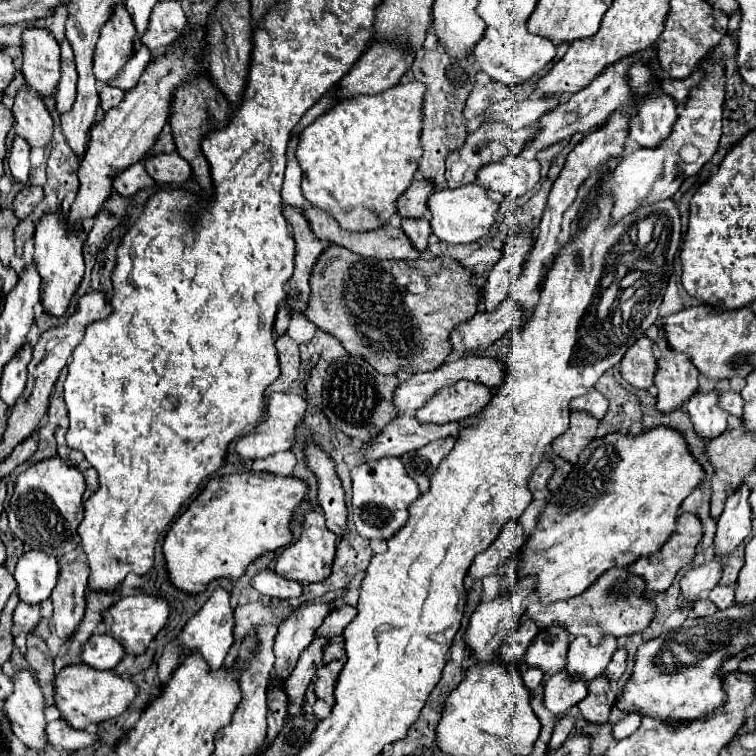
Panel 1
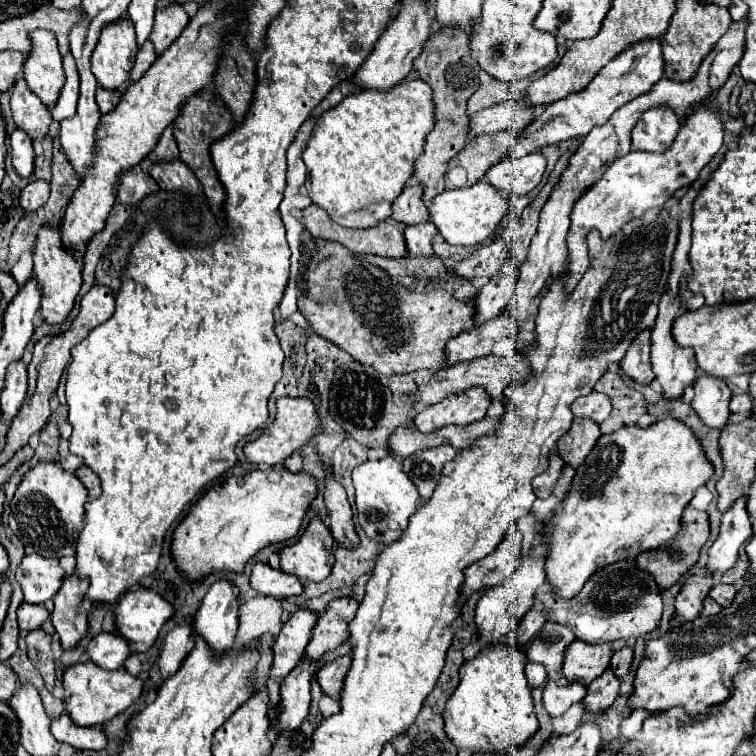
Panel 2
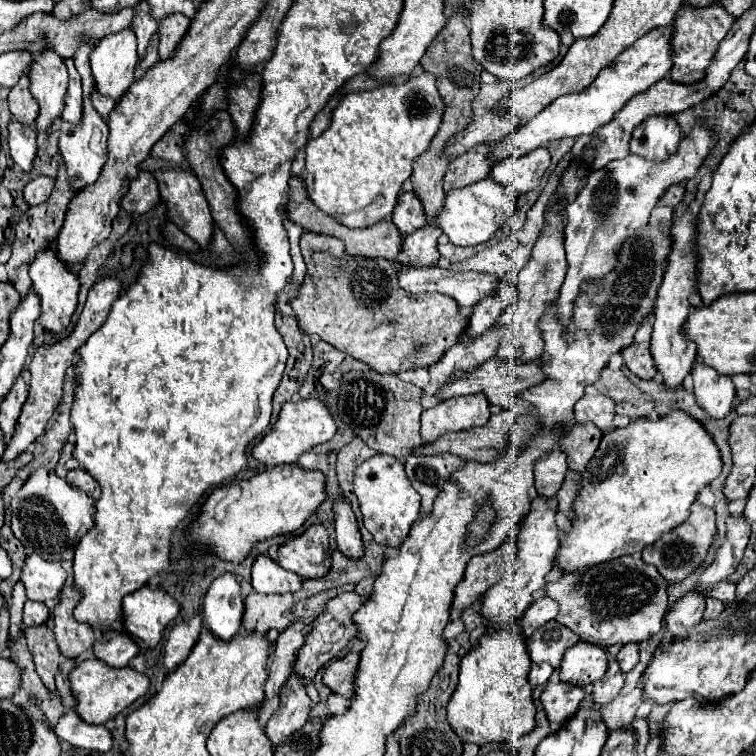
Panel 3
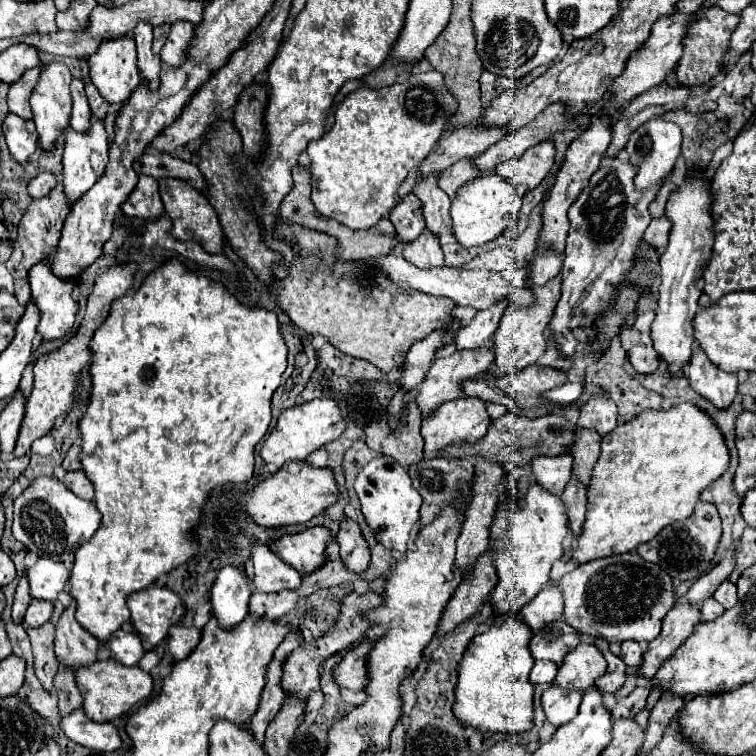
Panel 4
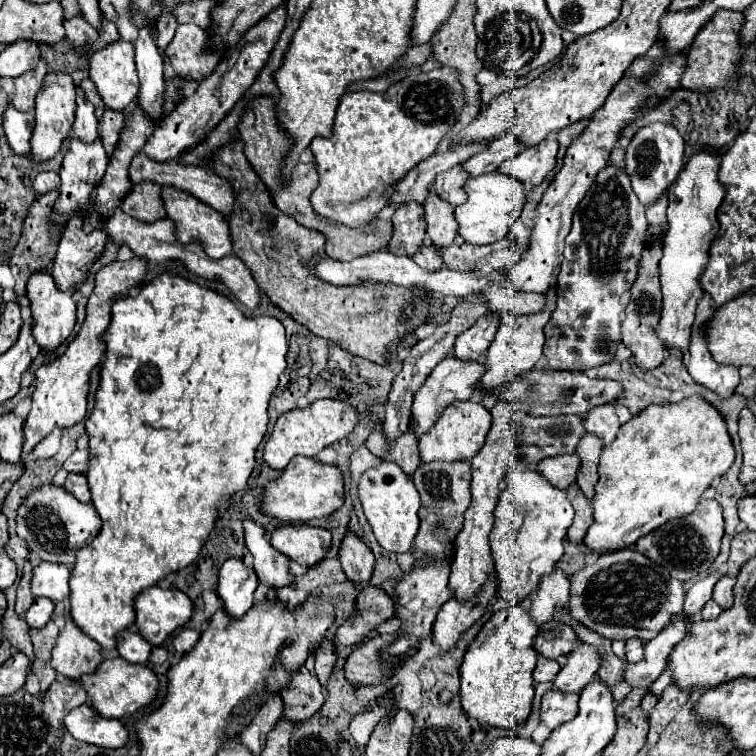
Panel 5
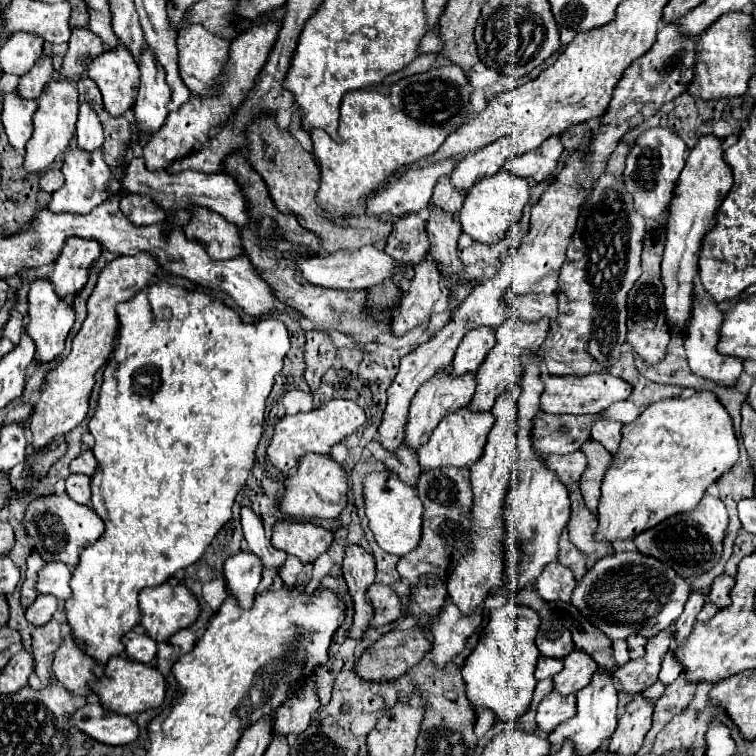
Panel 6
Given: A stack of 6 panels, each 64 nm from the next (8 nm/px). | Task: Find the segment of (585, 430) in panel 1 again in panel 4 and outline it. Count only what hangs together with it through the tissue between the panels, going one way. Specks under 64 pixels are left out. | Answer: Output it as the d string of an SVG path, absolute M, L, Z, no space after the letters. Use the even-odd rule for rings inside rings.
M578 428L576 430L576 444L570 448L570 454L574 456L574 476L588 488L590 476L594 472L594 464L600 456L600 442L602 438L598 432L592 432L592 428Z

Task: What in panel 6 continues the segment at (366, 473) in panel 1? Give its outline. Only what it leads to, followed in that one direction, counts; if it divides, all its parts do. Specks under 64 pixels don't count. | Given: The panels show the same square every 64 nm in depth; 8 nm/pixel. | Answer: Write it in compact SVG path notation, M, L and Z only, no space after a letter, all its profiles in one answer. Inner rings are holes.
M374 472L364 480L364 500L366 500L366 516L370 520L370 530L378 546L396 556L404 556L418 548L422 540L422 514L424 506L414 488L402 484L392 472Z

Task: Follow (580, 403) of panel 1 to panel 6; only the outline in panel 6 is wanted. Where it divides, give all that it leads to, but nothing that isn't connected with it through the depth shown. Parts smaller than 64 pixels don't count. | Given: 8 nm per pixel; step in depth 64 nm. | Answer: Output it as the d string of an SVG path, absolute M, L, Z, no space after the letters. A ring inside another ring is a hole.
M602 416L594 426L592 426L592 440L600 442L610 454L618 452L622 438L622 424L610 420L608 416Z

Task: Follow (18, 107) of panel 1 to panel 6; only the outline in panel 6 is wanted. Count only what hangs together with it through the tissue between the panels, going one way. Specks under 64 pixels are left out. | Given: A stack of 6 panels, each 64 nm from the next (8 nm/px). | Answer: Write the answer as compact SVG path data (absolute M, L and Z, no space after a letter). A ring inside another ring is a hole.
M42 54L36 64L20 78L18 82L18 92L24 98L38 98L46 84L54 78L54 68L52 68L52 56L50 54Z

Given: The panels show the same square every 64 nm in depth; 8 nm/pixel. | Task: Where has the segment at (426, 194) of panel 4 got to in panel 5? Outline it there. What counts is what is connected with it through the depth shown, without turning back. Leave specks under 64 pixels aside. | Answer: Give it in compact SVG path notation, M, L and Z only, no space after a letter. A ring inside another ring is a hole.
M434 192L432 196L428 196L428 200L424 202L424 218L426 218L426 232L434 244L434 248L438 248L440 252L444 248L448 248L456 234L458 234L458 224L454 218L454 208L450 204L444 204L444 200L440 200Z

